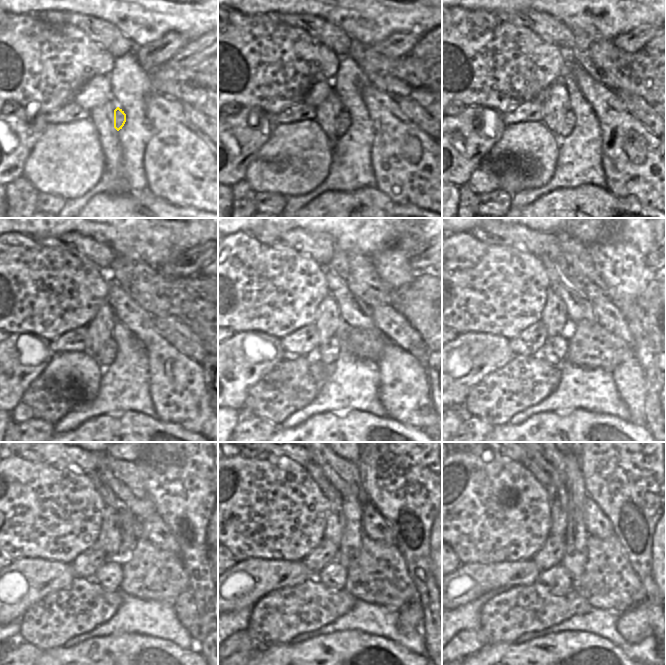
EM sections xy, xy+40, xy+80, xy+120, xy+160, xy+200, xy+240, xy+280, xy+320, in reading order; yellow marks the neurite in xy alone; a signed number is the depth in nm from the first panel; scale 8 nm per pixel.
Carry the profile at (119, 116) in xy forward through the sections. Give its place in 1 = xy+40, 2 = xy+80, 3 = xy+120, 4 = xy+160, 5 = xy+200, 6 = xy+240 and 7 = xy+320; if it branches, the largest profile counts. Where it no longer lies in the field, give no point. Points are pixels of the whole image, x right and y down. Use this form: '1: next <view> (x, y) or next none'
1: next xy+40 (343, 121)
2: next xy+80 (564, 127)
3: next xy+120 (107, 354)
4: next xy+160 (328, 353)
5: next xy+200 (554, 351)
6: next xy+240 (109, 575)
7: next xy+320 (557, 579)

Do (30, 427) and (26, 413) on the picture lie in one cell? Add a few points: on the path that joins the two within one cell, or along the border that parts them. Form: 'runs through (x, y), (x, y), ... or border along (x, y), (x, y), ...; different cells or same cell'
border along (32, 417), (18, 423); different cells

